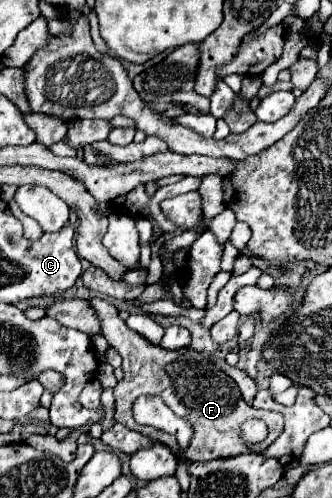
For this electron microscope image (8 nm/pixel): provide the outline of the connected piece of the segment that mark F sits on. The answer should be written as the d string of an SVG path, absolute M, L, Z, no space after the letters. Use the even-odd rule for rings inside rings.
M94 297L94 299L88 299L88 303L100 319L100 333L108 339L108 343L122 357L124 379L118 381L118 385L114 387L116 421L118 423L126 425L128 429L140 431L142 435L146 435L150 439L156 439L156 441L168 445L174 453L180 453L180 445L172 435L168 435L166 431L158 431L154 427L138 425L132 417L132 403L136 401L136 397L142 393L152 393L152 395L160 395L162 401L178 417L186 417L192 421L194 437L192 437L188 449L182 451L182 455L192 461L210 461L210 459L232 457L232 455L240 455L240 453L260 453L260 451L264 451L264 447L268 447L280 435L280 431L284 427L284 417L274 411L258 411L258 409L250 407L248 403L244 403L236 383L232 379L228 379L228 375L224 375L220 371L220 367L212 365L212 361L206 355L194 351L192 347L168 351L158 345L152 345L148 339L144 339L142 335L138 335L124 323L118 315L118 309L114 305L110 305L108 301ZM248 419L262 419L266 423L268 435L262 443L248 443L242 439L240 427Z

